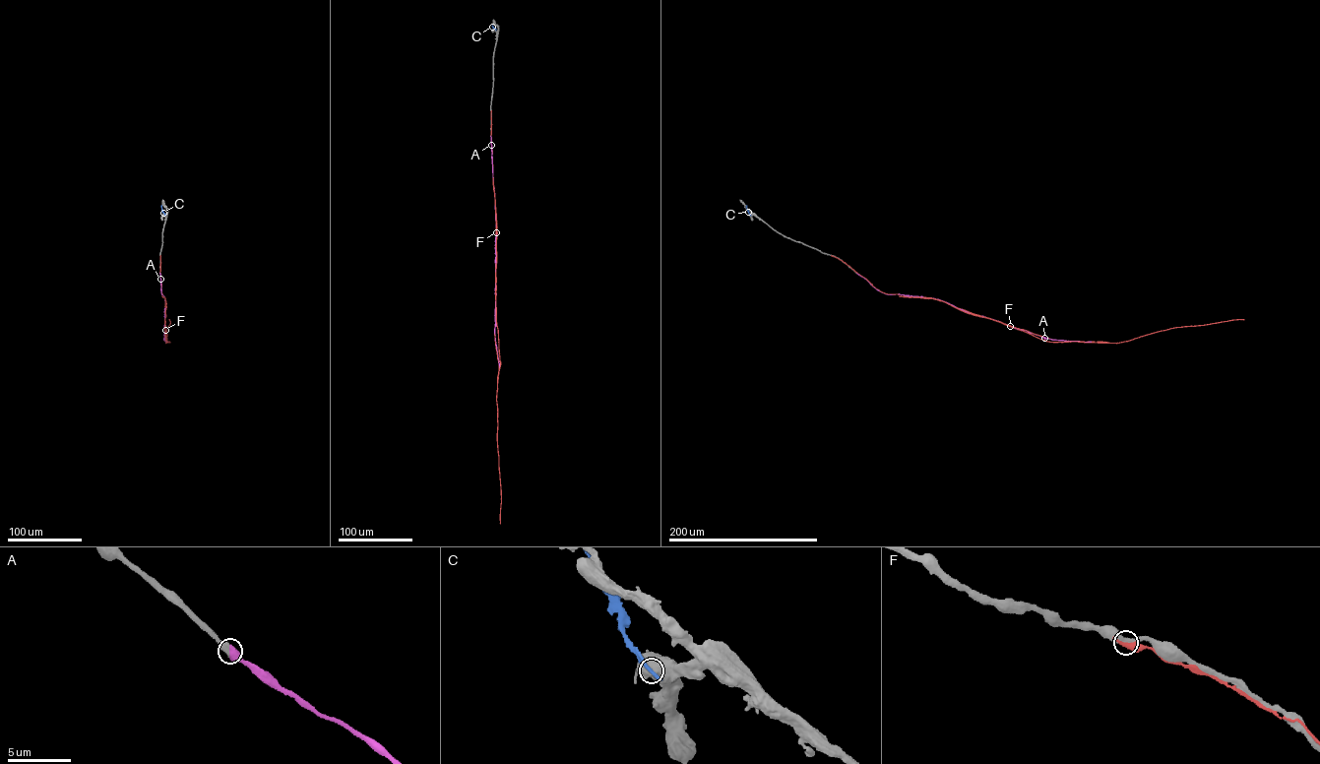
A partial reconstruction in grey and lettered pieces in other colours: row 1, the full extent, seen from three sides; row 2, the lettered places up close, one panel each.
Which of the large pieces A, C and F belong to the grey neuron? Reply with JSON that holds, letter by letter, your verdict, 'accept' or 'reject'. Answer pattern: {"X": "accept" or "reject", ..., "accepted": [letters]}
{"A": "accept", "C": "reject", "F": "reject", "accepted": ["A"]}

